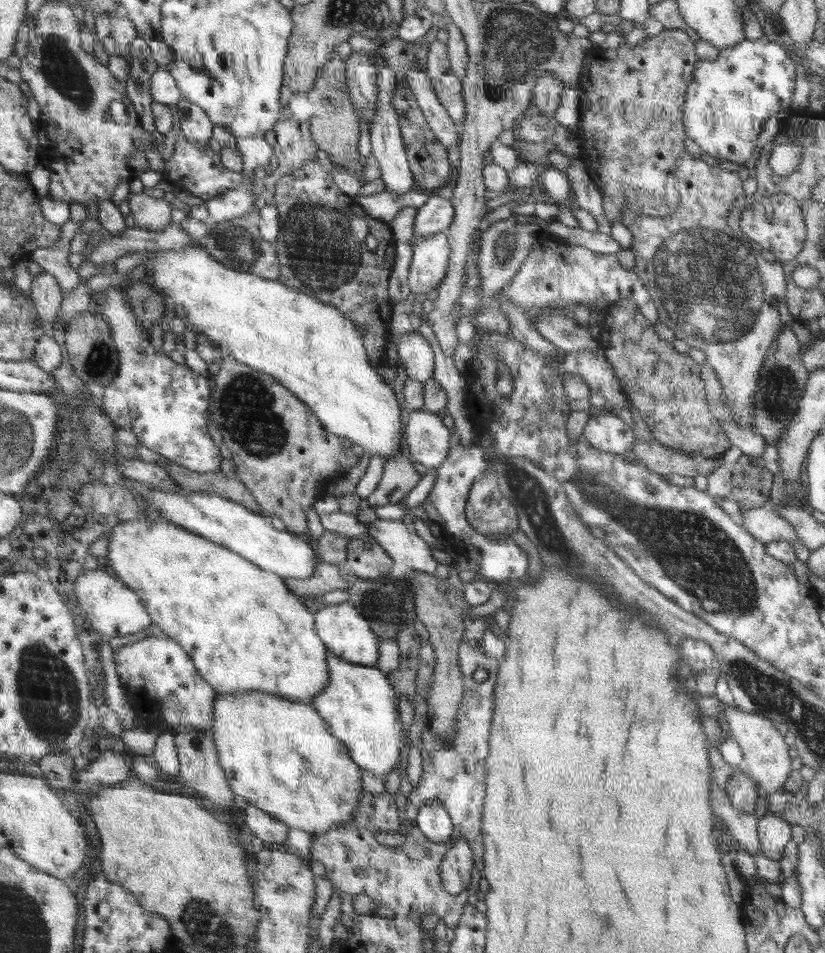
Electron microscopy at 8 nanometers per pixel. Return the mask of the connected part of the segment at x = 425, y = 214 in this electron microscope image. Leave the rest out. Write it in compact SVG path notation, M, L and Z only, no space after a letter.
M435 195L430 196L424 206L417 208L413 240L447 231L453 216L454 207L451 200Z

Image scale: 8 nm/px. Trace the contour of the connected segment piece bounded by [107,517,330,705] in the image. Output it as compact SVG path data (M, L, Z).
M141 518L132 521L121 521L118 526L112 530L112 542L109 543L107 563L116 571L120 580L124 581L130 588L133 588L138 594L141 594L146 608L152 615L153 622L160 626L162 634L175 638L182 643L182 646L189 651L190 656L194 659L198 670L202 676L222 694L222 696L238 696L246 692L266 692L272 696L278 696L282 700L302 702L302 704L312 705L312 700L324 692L324 688L330 682L330 671L328 671L328 648L322 642L321 637L314 632L314 614L310 614L292 594L284 580L278 574L261 570L255 566L249 559L244 558L241 554L230 550L230 548L218 544L209 538L200 536L176 523L172 523L164 518Z

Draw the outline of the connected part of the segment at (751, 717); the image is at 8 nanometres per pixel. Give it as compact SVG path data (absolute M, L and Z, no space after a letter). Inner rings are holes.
M716 694L714 696L700 697L698 700L699 710L705 714L722 714L729 732L736 737L743 754L743 768L756 780L759 788L768 794L783 791L783 786L790 774L790 754L788 754L788 744L784 742L784 736L770 724L770 719L760 714L741 710L736 704L728 706L720 701Z

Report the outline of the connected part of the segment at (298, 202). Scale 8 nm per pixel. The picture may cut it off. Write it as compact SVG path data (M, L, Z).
M306 161L298 170L282 176L275 184L275 195L273 205L276 206L279 214L279 236L278 239L272 243L277 252L278 263L280 263L280 276L277 280L281 283L285 283L286 286L293 287L298 291L302 291L304 294L310 295L310 297L317 298L318 300L329 303L330 306L338 309L343 315L348 318L354 318L354 326L362 335L362 341L364 341L364 347L366 347L366 353L368 353L368 361L372 366L380 365L380 358L386 354L386 344L388 344L388 326L390 326L390 320L392 316L392 304L390 304L389 295L389 278L393 272L393 264L396 260L396 239L393 235L393 230L390 228L389 223L372 218L370 214L366 214L366 210L358 204L356 197L351 197L350 194L346 194L334 183L332 175L328 172L324 172L324 169L320 170L320 164L318 161Z

